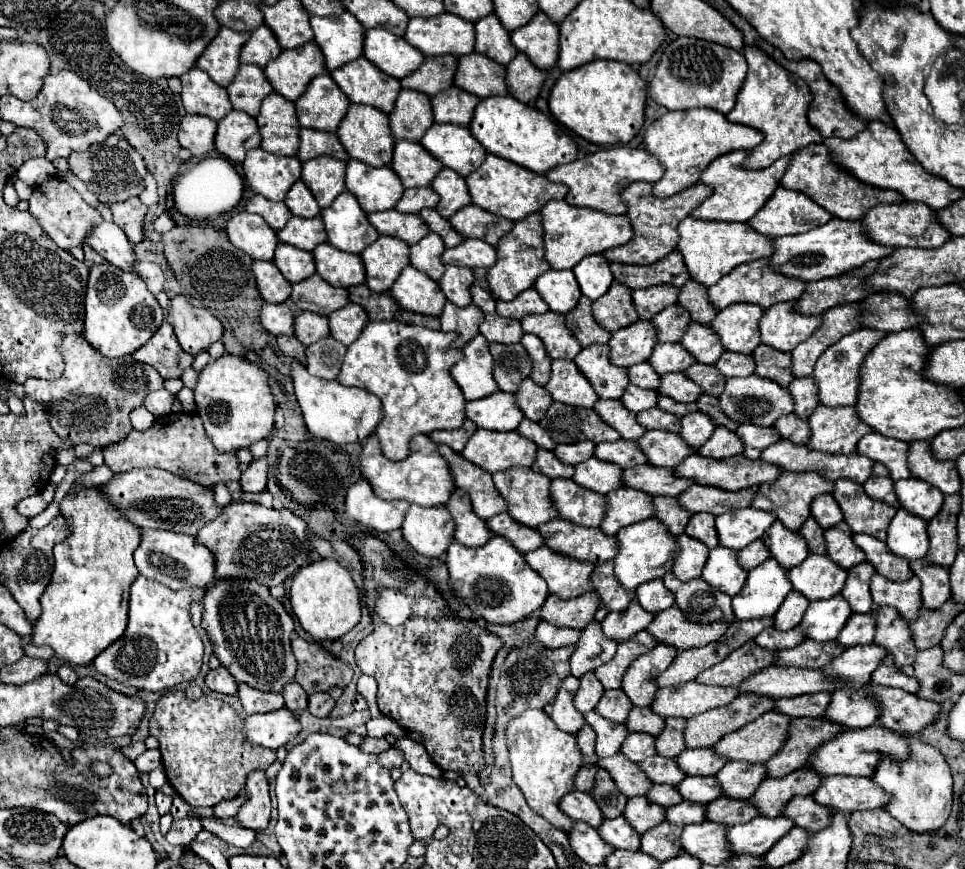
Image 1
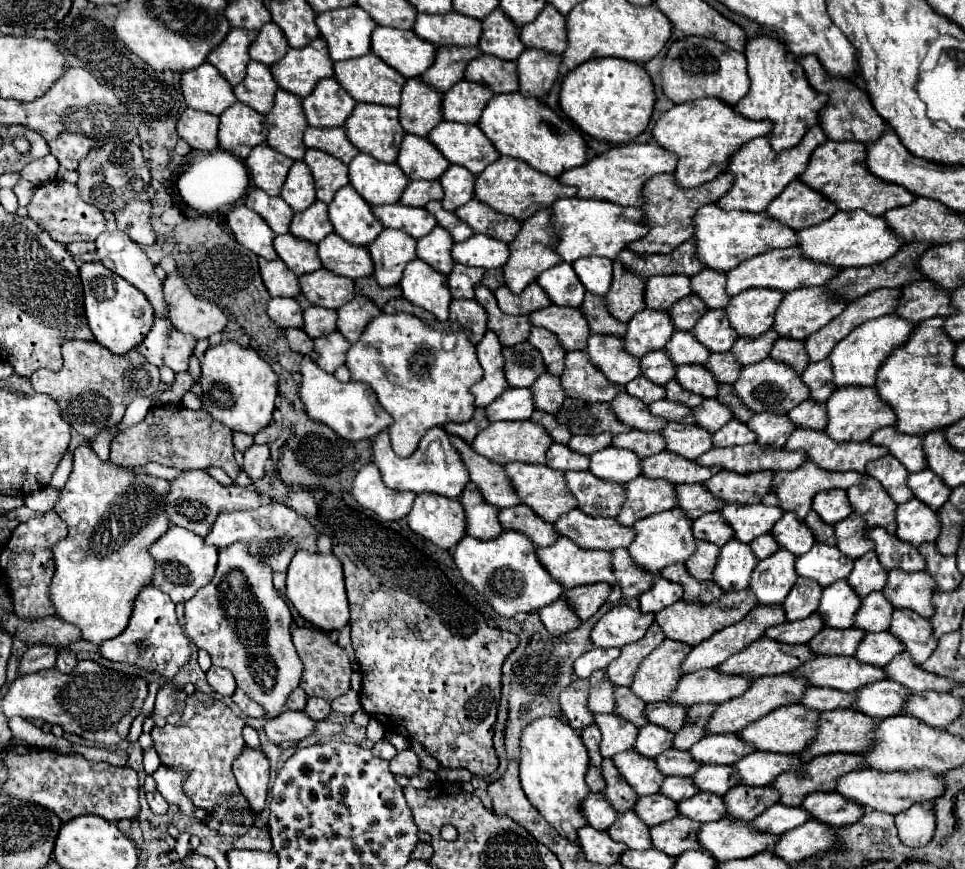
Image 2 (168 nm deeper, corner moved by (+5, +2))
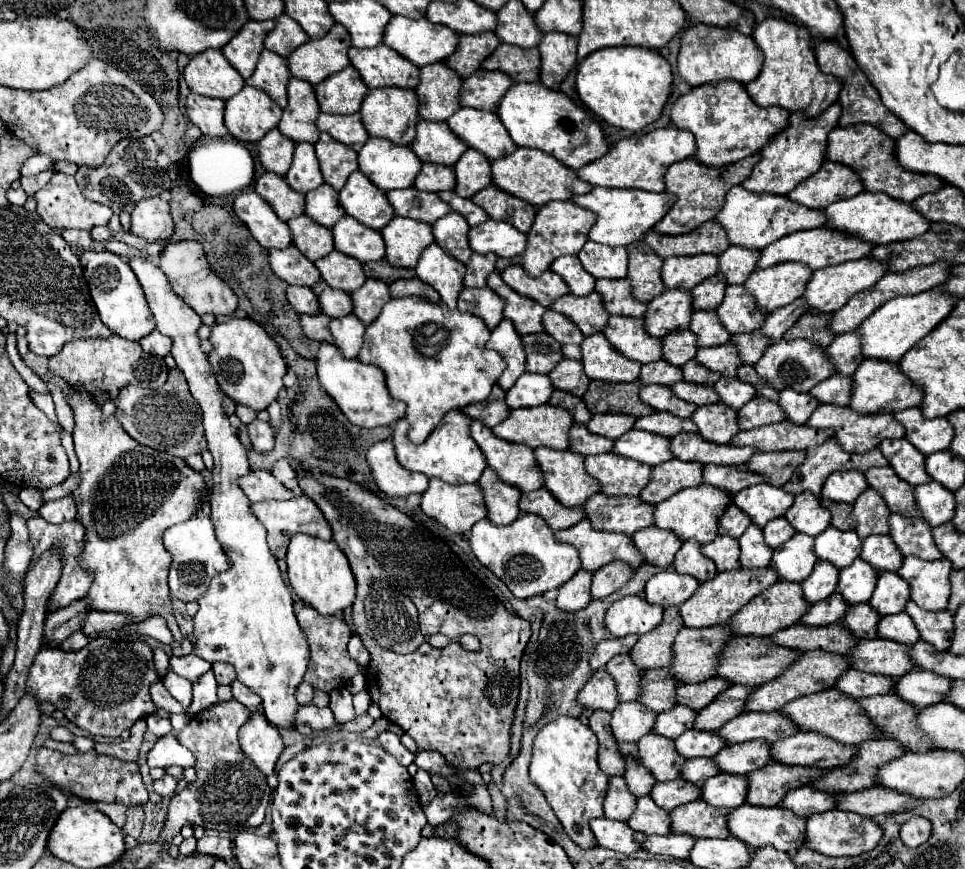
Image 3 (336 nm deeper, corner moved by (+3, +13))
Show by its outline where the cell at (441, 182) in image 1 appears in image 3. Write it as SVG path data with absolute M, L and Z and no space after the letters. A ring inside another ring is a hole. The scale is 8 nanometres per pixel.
M468 149L454 165L456 193L460 197L474 197L478 191L492 183L490 161L476 149Z

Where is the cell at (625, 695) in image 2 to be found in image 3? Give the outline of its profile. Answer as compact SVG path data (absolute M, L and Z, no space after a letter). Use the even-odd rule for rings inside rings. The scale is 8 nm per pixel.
M650 669L644 671L642 677L642 697L640 703L644 703L648 709L662 713L676 705L676 687L678 681L672 677L670 669Z

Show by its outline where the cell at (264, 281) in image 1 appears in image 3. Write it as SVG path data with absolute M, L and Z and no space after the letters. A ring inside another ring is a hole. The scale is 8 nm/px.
M296 245L286 249L272 249L270 251L270 267L272 271L288 281L290 285L306 285L312 287L320 279L320 271L314 269L314 263L308 261Z

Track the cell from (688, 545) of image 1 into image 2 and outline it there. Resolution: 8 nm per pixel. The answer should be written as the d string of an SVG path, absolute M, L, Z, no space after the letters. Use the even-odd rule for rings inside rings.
M698 540L696 542L696 552L688 558L686 562L686 570L690 576L694 576L696 580L712 580L712 568L716 564L716 556L718 556L720 548L710 544L710 542L704 542L704 540Z

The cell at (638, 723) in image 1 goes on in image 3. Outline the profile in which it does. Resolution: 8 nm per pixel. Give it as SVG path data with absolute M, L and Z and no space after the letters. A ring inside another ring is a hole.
M712 677L708 681L702 683L690 683L690 685L678 685L676 691L676 701L680 705L688 705L692 709L704 709L706 705L710 705L720 693L724 693L724 689L728 689L730 683L722 677Z

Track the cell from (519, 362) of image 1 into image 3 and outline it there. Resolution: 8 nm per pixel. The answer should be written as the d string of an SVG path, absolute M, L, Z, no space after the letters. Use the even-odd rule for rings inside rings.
M548 333L526 335L524 343L528 357L526 371L530 373L550 373L564 359L560 343Z

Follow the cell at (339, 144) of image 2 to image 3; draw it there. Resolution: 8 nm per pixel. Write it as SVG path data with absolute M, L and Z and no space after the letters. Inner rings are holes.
M320 113L316 125L318 125L320 131L330 133L336 141L346 143L354 151L360 151L362 145L370 137L364 123L362 123L360 113L354 113L354 115L326 115L326 113Z

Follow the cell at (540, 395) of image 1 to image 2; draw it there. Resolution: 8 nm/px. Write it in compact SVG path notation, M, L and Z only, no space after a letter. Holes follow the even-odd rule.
M552 374L538 376L538 380L530 386L530 392L532 392L532 398L534 398L536 410L550 412L550 414L558 412L560 404L566 398L566 394L560 386L560 378L552 376Z

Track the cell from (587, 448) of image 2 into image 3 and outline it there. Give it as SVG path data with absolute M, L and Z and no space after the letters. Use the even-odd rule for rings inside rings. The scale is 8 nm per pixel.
M602 413L602 415L594 415L590 419L588 429L598 435L604 435L604 437L618 439L634 427L634 421L636 421L636 417L630 417L624 413Z

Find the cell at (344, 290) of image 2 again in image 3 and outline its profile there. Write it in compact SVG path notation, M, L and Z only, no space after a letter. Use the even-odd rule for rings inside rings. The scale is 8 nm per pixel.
M332 251L330 255L316 261L314 265L320 269L322 279L330 287L342 289L346 293L352 293L354 289L362 287L362 283L366 281L364 271L362 271L362 263L354 257L346 257L340 251Z

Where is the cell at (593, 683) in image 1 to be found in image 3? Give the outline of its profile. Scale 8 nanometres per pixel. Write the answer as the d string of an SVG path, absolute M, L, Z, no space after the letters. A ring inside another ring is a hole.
M618 655L608 661L606 669L616 679L620 701L636 701L642 693L642 669L630 659L630 655Z

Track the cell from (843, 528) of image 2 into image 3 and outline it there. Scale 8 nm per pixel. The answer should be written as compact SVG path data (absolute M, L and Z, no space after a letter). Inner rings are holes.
M868 487L854 503L854 511L852 511L854 519L856 519L856 533L860 535L860 539L866 539L868 535L876 535L876 533L888 533L890 525L888 525L888 517L890 517L890 509L886 505L886 501L880 497L878 491L874 491L872 487Z

